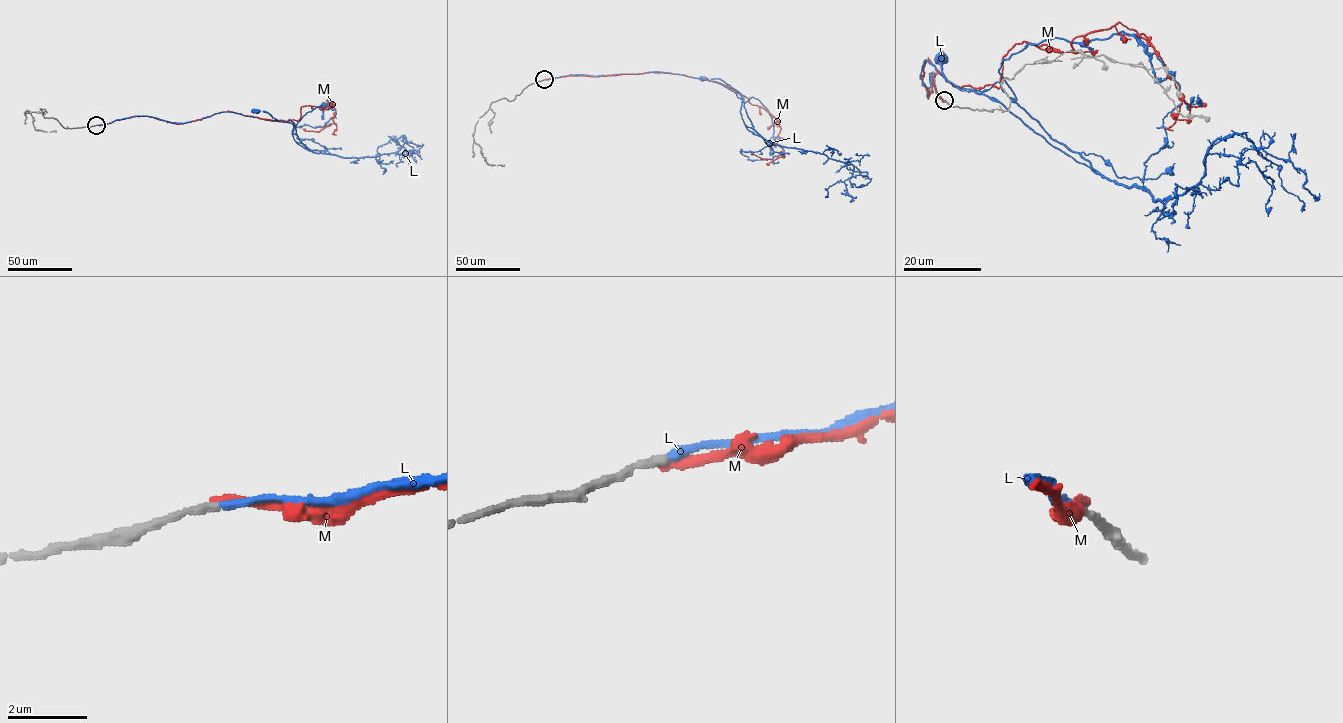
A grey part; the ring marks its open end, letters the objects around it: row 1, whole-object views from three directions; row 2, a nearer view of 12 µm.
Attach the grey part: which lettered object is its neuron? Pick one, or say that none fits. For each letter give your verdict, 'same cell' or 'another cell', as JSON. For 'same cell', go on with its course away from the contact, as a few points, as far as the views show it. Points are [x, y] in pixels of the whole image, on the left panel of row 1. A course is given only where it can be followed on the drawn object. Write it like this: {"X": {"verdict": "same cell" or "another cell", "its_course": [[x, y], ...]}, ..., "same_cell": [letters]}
{"L": {"verdict": "same cell", "its_course": [[96, 125], [289, 119], [305, 148], [357, 158], [395, 152], [405, 137], [379, 146], [377, 161]]}, "M": {"verdict": "another cell"}, "same_cell": ["L"]}

